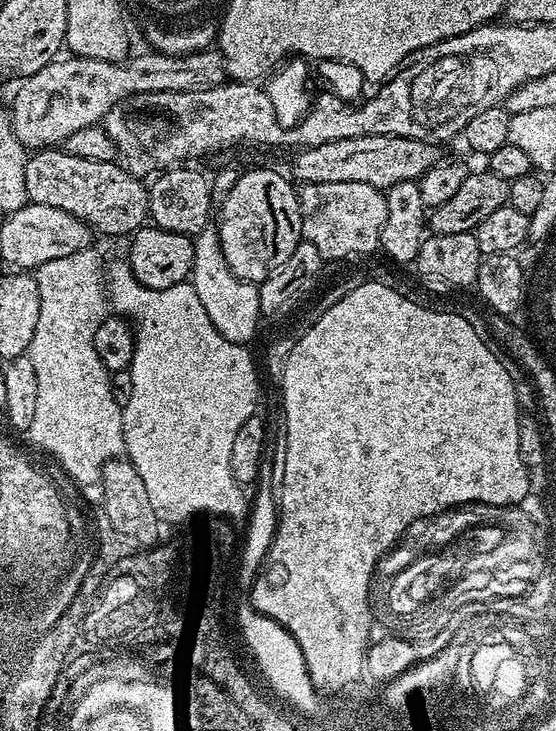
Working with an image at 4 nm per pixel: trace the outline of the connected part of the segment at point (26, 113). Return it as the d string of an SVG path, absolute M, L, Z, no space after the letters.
M211 46L200 52L180 56L155 50L145 51L141 56L133 55L123 62L69 55L68 60L55 58L46 66L42 66L42 70L38 70L38 74L27 77L21 83L24 85L17 90L16 97L13 98L12 104L10 103L12 130L18 138L18 142L22 142L25 149L28 150L54 148L63 145L64 140L70 138L70 134L75 134L76 131L91 124L100 124L111 108L118 106L131 96L210 90L214 86L225 83L224 55L215 47Z

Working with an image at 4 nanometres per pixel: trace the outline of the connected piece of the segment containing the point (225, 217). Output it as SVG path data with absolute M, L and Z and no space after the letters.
M256 168L253 172L241 171L234 186L223 197L224 205L221 208L219 205L218 208L218 231L222 252L226 254L226 266L230 266L238 278L249 280L254 285L259 285L272 272L277 272L282 262L294 254L294 246L298 246L302 239L300 198L293 181L285 173L284 176L280 172L271 172L268 168Z

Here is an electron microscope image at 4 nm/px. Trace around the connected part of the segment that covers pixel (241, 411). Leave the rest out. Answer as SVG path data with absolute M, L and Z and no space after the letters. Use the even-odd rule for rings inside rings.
M120 258L120 260L114 261L113 264L109 263L107 265L106 291L111 311L117 316L127 318L136 334L136 349L134 350L134 358L130 369L134 390L130 394L130 402L122 405L124 414L124 452L127 459L131 460L133 466L141 472L141 476L144 476L146 498L150 498L153 516L160 522L165 517L176 520L176 517L185 518L185 513L207 508L208 510L215 509L216 514L226 516L232 522L237 522L240 519L240 521L243 521L249 515L250 500L248 496L244 497L245 489L234 478L234 474L230 470L230 450L234 446L234 437L237 436L242 422L246 422L250 417L257 415L258 405L255 402L242 402L242 386L240 386L240 351L242 350L238 350L238 344L230 346L230 341L222 338L222 334L218 334L218 329L214 327L214 322L210 322L210 317L202 306L202 298L198 298L198 294L194 294L194 286L190 282L170 286L166 290L154 290L150 286L142 286L142 282L138 282L138 278L134 278L127 259Z

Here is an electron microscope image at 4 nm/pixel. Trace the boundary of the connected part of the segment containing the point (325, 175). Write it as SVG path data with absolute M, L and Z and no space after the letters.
M363 136L362 138L338 138L338 142L326 142L313 148L301 148L292 160L293 181L300 184L318 182L366 182L366 186L386 190L398 182L419 181L426 170L441 163L442 156L431 140L398 138L397 136Z

